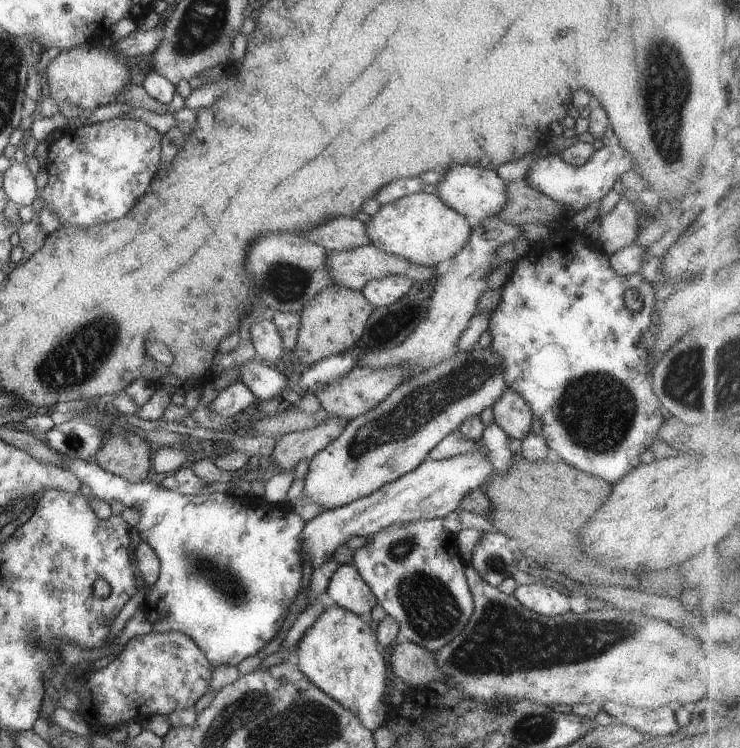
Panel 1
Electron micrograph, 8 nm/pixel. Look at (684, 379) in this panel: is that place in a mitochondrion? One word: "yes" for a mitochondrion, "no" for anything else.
yes

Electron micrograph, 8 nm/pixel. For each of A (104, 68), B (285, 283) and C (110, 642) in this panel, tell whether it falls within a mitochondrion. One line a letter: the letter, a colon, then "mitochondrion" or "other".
A: other
B: mitochondrion
C: other

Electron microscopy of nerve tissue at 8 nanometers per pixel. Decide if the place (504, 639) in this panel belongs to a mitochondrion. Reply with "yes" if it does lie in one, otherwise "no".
yes

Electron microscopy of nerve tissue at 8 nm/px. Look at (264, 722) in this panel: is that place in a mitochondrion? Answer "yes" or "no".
yes

